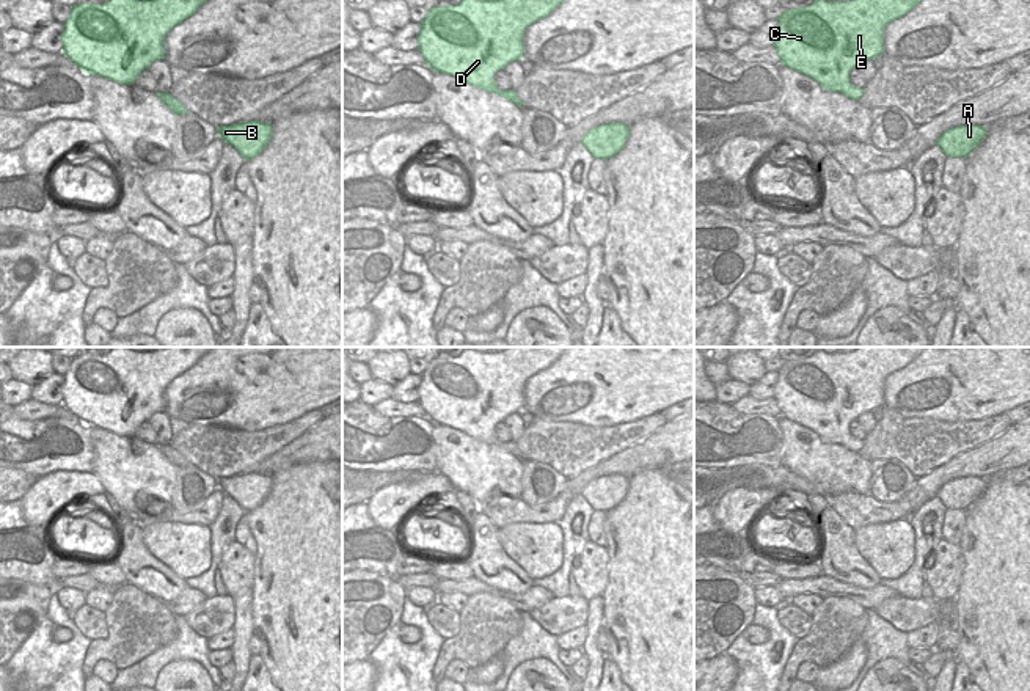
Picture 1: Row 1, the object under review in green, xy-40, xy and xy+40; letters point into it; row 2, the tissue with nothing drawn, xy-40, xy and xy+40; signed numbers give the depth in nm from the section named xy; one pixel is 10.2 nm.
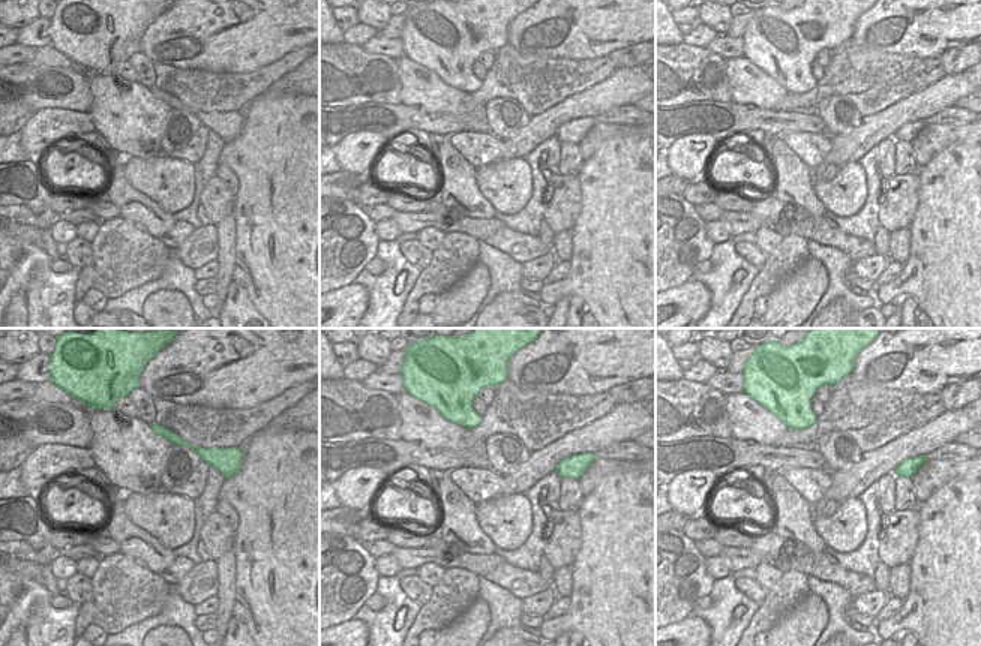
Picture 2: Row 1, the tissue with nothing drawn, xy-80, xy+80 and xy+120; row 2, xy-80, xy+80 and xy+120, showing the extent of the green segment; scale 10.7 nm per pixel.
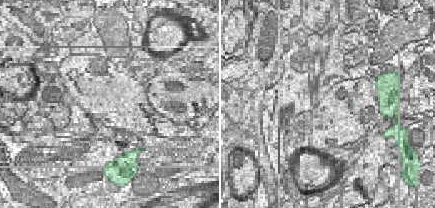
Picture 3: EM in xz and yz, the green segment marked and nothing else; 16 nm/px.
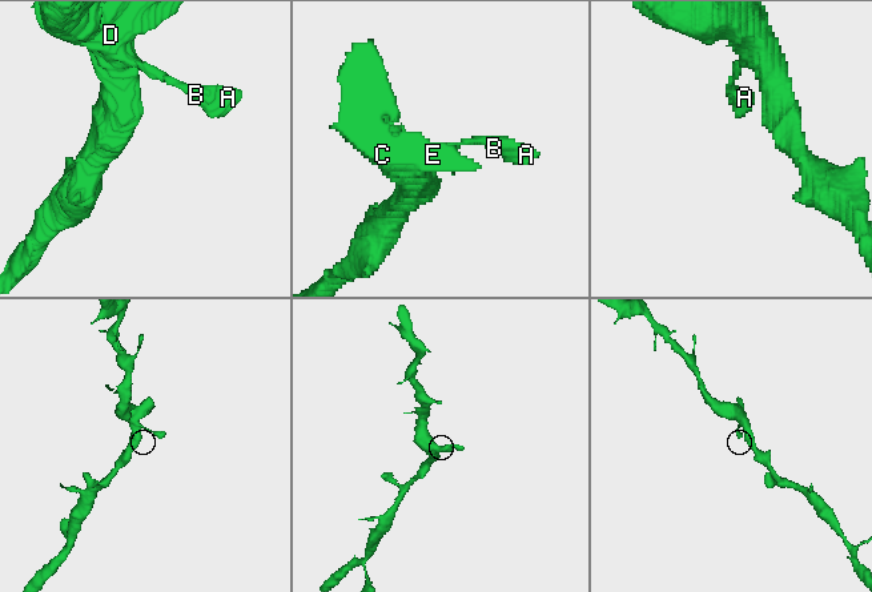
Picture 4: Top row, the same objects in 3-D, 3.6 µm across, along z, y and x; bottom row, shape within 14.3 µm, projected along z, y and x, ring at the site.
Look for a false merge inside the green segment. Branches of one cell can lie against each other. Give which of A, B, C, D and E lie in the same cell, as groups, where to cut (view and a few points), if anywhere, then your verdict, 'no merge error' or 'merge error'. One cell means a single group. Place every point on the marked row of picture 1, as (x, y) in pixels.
groups A B C D E; cut none; no merge error

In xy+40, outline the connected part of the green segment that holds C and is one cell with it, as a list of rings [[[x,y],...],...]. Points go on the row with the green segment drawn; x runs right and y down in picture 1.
[[[815,0],[809,6],[785,9],[777,19],[779,28],[774,35],[774,47],[780,64],[798,71],[826,91],[842,93],[857,101],[864,88],[849,82],[849,72],[862,61],[884,55],[884,30],[892,22],[906,16],[922,0],[851,0],[826,2]]]

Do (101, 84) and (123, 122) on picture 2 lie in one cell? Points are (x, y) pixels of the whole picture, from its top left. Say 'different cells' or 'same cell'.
same cell

